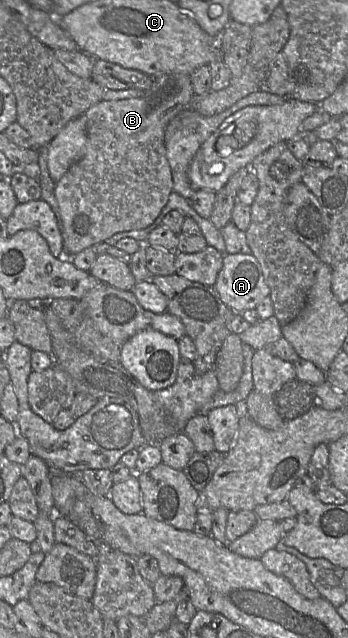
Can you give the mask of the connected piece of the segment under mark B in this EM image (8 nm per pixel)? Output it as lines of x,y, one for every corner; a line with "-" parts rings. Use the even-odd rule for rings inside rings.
185,74
152,76
152,86
141,97
102,100
85,113
87,140
82,158
55,183
64,249
73,256
119,232
140,230
152,225
173,192
173,177
166,157
164,134
170,120
188,108
194,95
190,77

